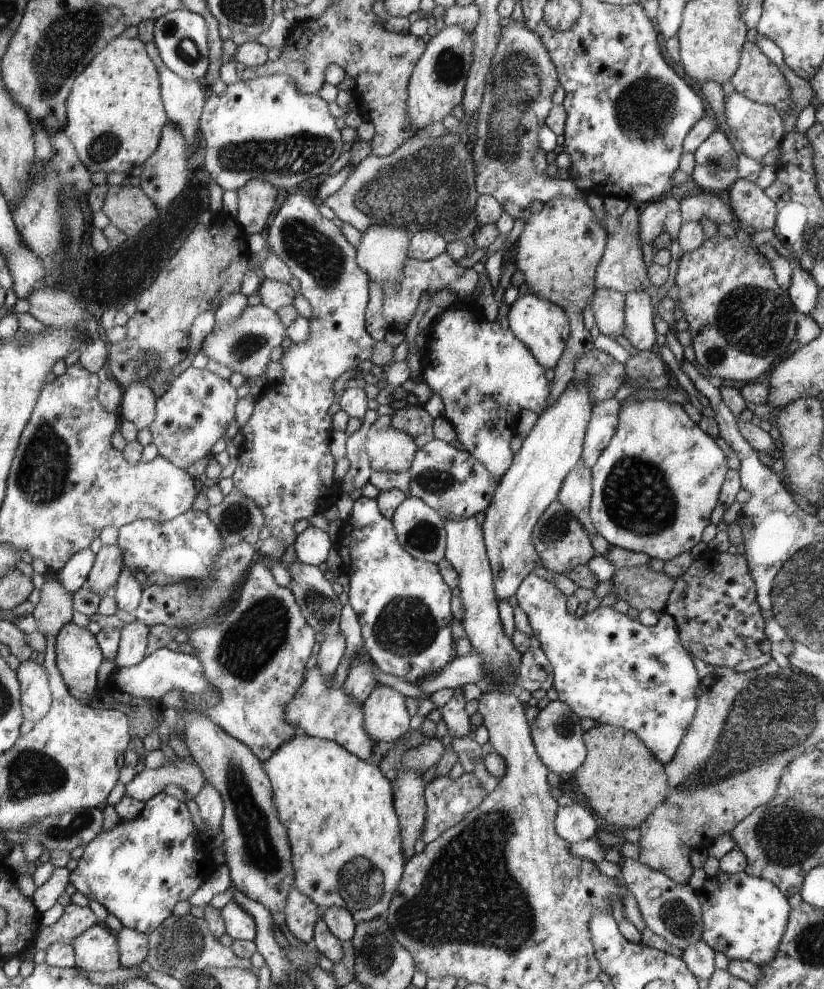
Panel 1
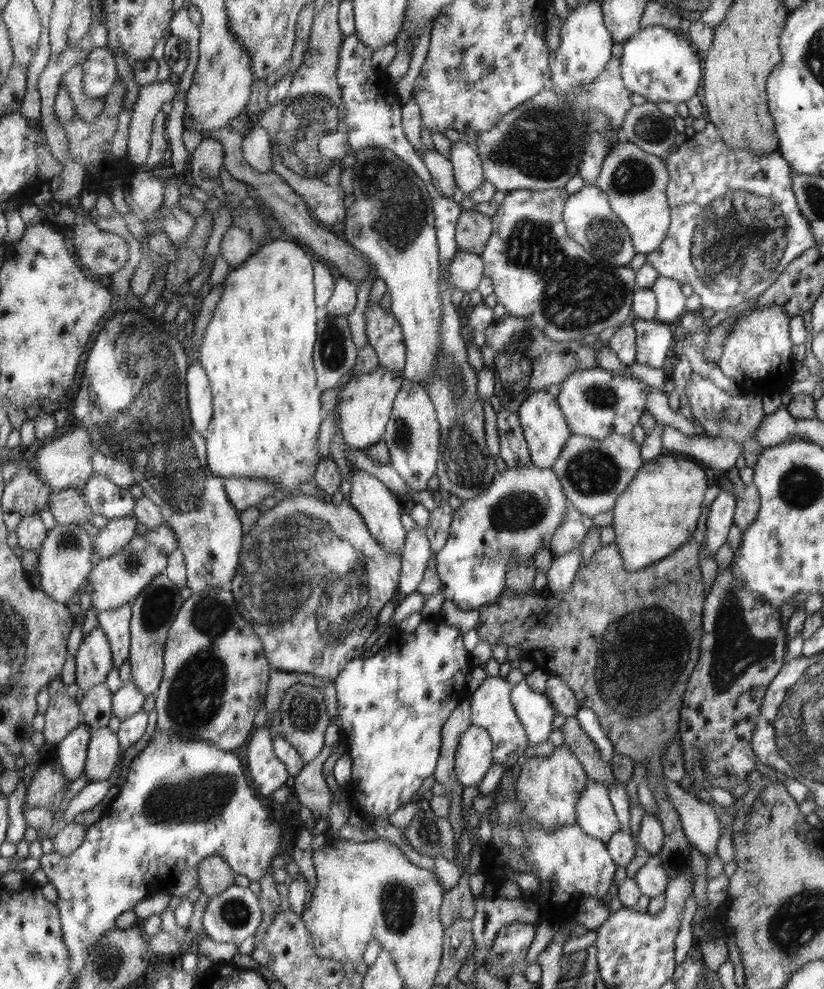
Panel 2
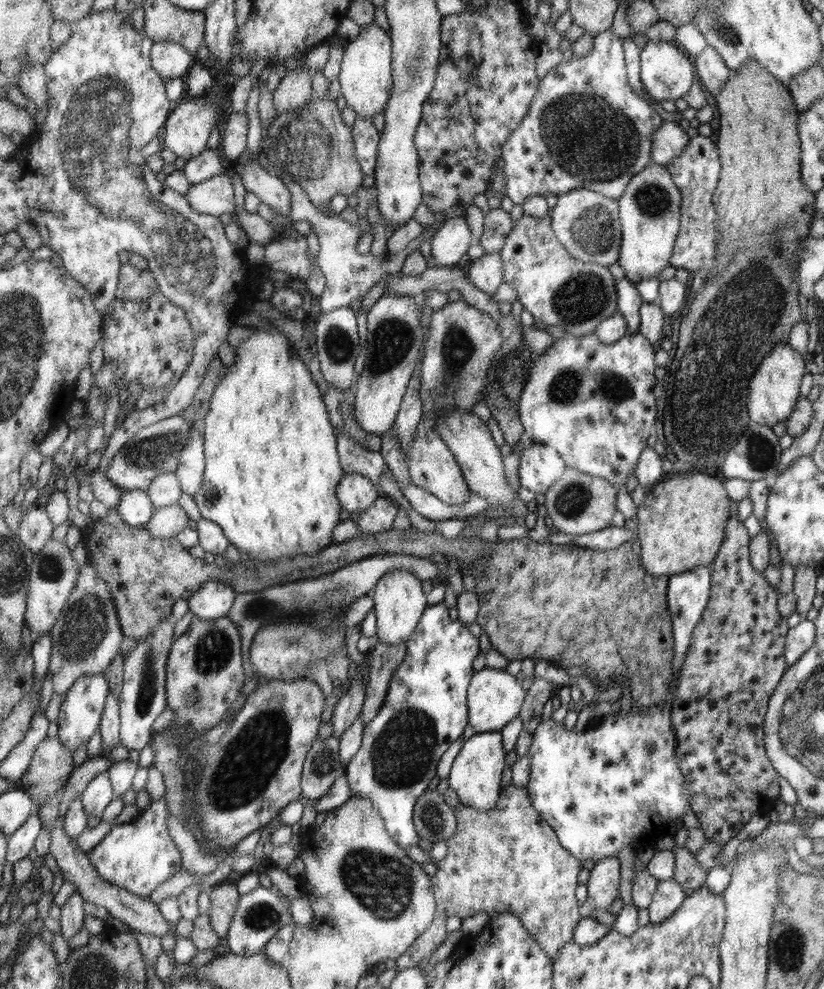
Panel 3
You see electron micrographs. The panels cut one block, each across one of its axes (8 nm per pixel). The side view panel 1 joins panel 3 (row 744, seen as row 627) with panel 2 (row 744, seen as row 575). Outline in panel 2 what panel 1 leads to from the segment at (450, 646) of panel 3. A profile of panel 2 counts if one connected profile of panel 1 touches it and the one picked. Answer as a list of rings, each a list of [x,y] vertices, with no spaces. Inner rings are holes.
[[[422,622],[420,632],[408,634],[404,638],[404,644],[398,641],[398,644],[387,646],[378,651],[374,656],[370,656],[364,660],[354,659],[342,670],[340,676],[334,680],[337,692],[337,714],[340,714],[342,720],[342,741],[347,745],[348,756],[352,759],[351,779],[345,786],[346,794],[351,803],[351,810],[359,812],[365,820],[371,823],[378,816],[388,817],[398,808],[402,808],[412,796],[414,792],[422,786],[422,782],[432,776],[432,772],[436,772],[436,762],[440,760],[442,749],[442,734],[445,722],[448,720],[450,713],[461,704],[464,698],[468,698],[469,694],[466,688],[466,677],[469,676],[474,662],[471,655],[464,646],[464,636],[462,631],[455,626],[450,626],[442,622],[442,624],[432,624],[432,622]]]

